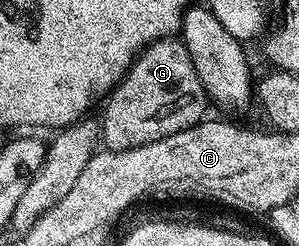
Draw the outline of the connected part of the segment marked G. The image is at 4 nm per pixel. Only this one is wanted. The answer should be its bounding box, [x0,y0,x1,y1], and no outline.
[100,38,208,152]

